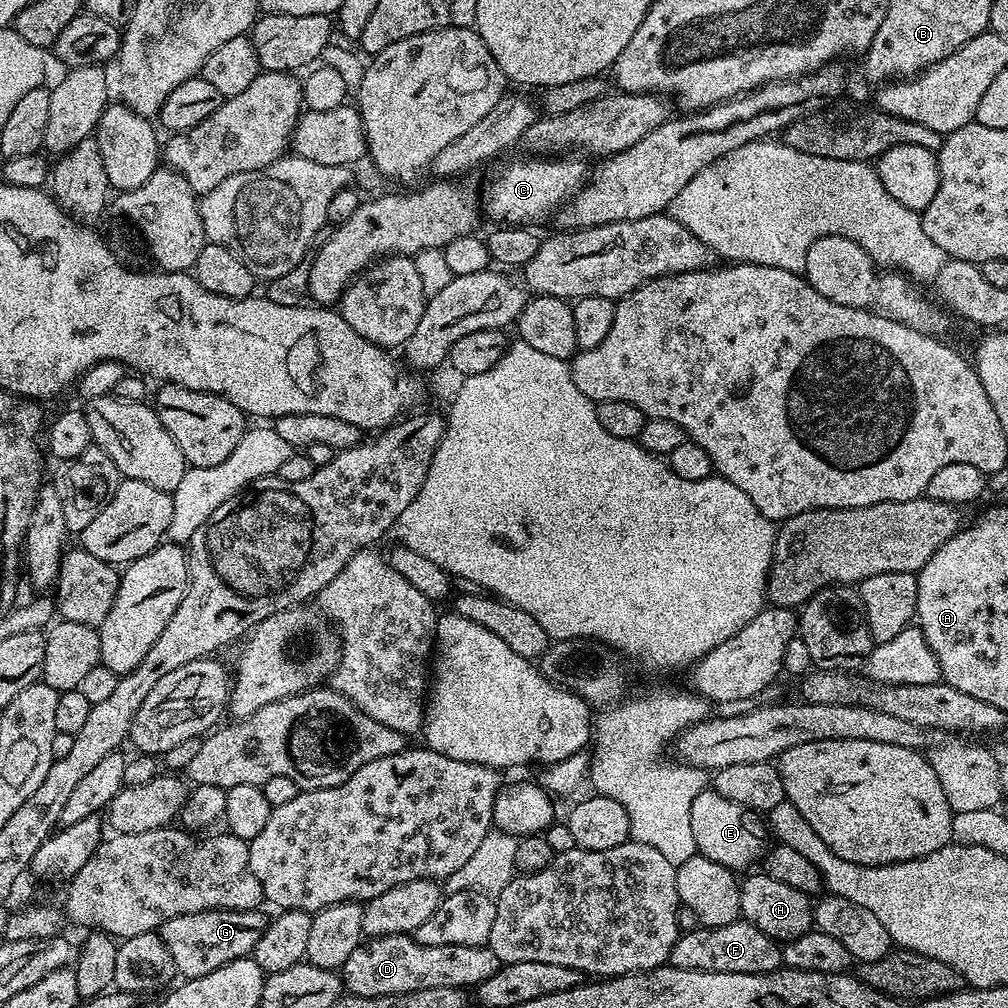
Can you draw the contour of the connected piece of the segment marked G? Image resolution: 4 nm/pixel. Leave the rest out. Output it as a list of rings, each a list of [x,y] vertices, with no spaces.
[[[255,908],[206,909],[204,912],[170,918],[158,931],[162,942],[166,942],[166,950],[170,950],[170,958],[174,958],[177,973],[184,980],[193,980],[202,978],[202,974],[210,974],[210,970],[218,970],[218,966],[226,966],[226,962],[251,957],[254,946],[258,946],[258,938],[262,938],[262,934],[268,929],[269,917],[262,913],[263,911]]]

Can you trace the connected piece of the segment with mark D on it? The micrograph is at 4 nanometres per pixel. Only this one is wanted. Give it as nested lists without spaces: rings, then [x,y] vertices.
[[[411,935],[378,936],[368,938],[356,947],[342,967],[342,984],[351,995],[377,996],[378,994],[406,994],[414,990],[430,990],[441,986],[454,986],[465,990],[475,989],[493,974],[498,974],[500,959],[494,950],[478,946],[422,946]]]

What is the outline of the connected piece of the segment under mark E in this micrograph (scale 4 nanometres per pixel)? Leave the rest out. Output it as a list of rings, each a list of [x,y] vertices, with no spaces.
[[[705,786],[698,798],[694,798],[694,806],[690,806],[690,830],[694,830],[699,855],[710,858],[710,862],[718,862],[718,866],[733,870],[748,868],[755,860],[757,863],[770,844],[770,832],[761,813],[738,806],[738,802],[730,802],[730,798],[722,798],[722,794],[710,786]]]

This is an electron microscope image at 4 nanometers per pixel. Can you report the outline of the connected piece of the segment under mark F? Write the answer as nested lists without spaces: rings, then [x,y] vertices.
[[[743,918],[730,922],[730,926],[692,926],[692,929],[681,931],[679,938],[674,942],[670,950],[668,964],[673,968],[682,970],[702,970],[710,974],[766,974],[767,972],[779,972],[784,962],[783,947],[774,938],[762,934],[758,926],[754,926]]]

